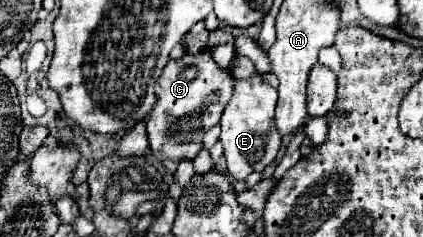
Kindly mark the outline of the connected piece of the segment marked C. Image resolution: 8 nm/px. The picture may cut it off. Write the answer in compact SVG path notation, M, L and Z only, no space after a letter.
M210 52L184 54L180 60L170 60L156 82L156 106L148 114L148 142L152 154L174 172L180 160L194 160L202 150L202 136L208 128L220 122L224 106L234 88L234 78L224 72Z

